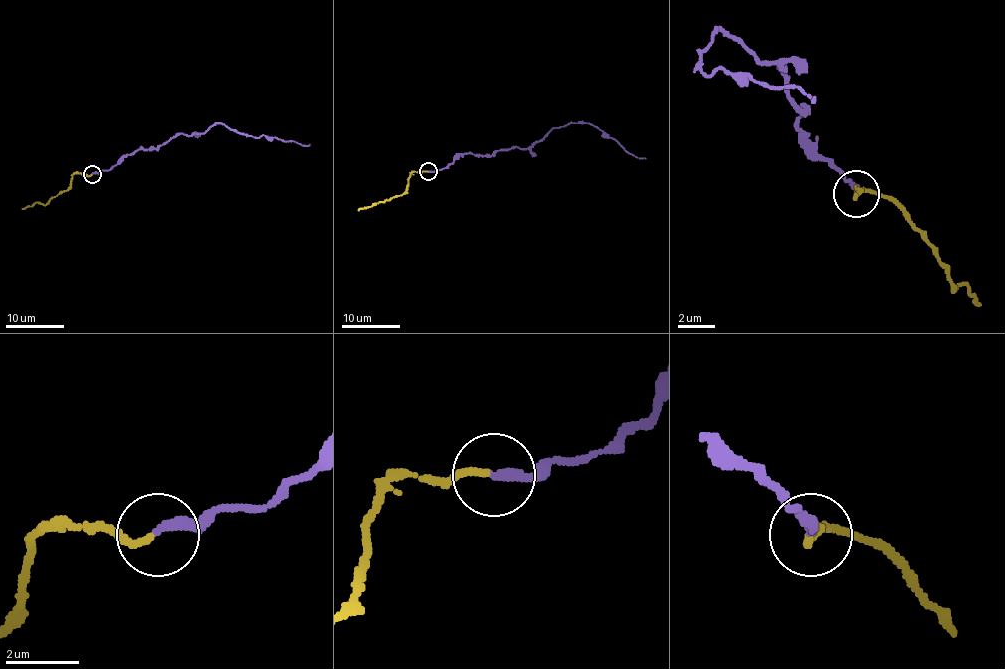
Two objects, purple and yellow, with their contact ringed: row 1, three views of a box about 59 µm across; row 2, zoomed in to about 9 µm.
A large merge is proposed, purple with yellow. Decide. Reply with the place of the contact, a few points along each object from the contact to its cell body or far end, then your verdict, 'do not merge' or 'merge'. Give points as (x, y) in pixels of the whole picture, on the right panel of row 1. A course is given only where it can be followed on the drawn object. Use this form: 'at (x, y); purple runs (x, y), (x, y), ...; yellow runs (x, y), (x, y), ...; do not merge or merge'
at (856, 193); purple runs (857, 192), (797, 132), (806, 113), (783, 67), (718, 30), (699, 53), (709, 76), (723, 67), (815, 95); yellow runs (857, 192), (876, 192), (904, 215), (932, 248), (955, 290), (964, 285), (978, 304); do not merge

